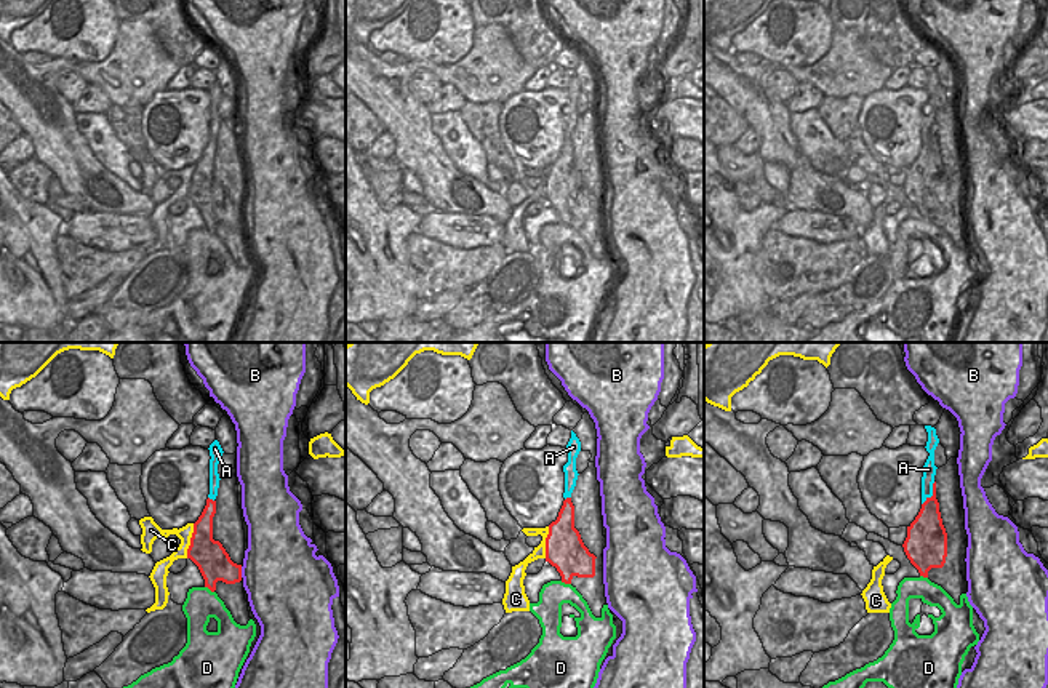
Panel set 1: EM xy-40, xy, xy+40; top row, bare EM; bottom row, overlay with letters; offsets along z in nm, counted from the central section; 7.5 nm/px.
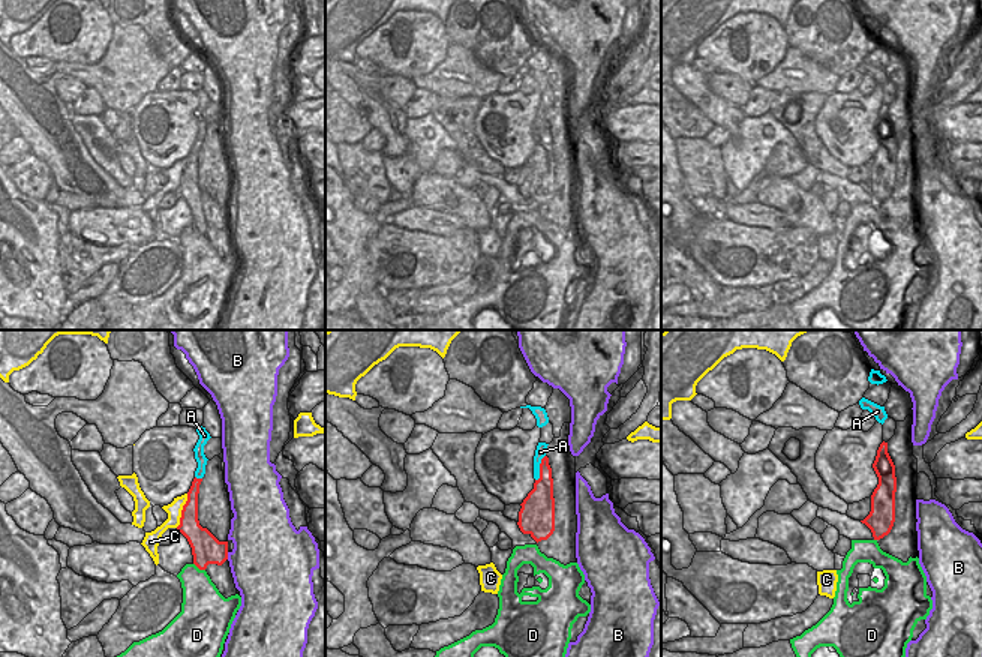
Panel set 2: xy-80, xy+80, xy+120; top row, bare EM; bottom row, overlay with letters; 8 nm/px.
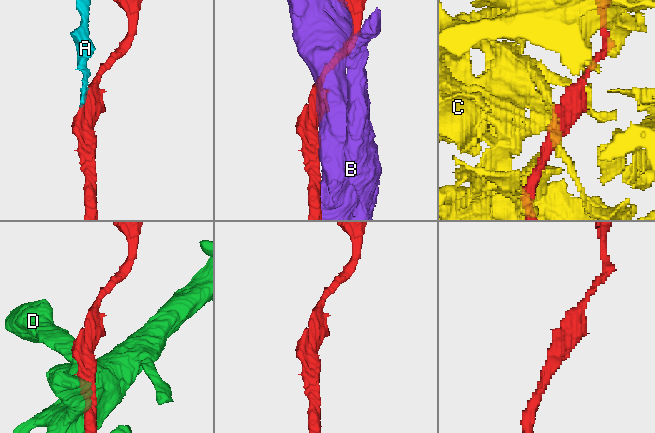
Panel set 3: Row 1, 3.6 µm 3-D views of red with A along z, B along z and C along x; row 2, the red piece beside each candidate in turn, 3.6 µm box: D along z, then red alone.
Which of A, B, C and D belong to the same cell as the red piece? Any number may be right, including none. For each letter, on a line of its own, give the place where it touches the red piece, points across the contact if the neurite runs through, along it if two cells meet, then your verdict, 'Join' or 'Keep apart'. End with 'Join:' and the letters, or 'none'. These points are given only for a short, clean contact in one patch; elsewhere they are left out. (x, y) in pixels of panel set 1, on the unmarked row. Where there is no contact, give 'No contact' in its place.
A: Touches red at xy+40 (933, 135). Boundary: xy+40 (935, 124), (933, 135), (922, 146). Keep apart
B: Touches red at xy-40 (240, 213). Keep apart
C: Touches red at xy-40 (191, 183). Keep apart
D: Touches red at xy (565, 224). Keep apart
Join: none.

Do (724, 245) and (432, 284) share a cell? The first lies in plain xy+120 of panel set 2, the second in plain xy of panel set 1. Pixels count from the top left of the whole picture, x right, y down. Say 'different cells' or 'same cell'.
same cell

